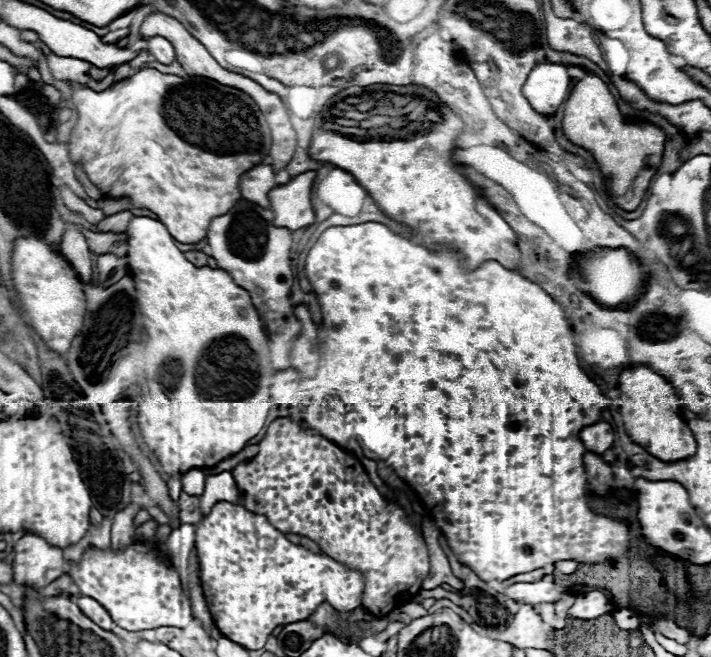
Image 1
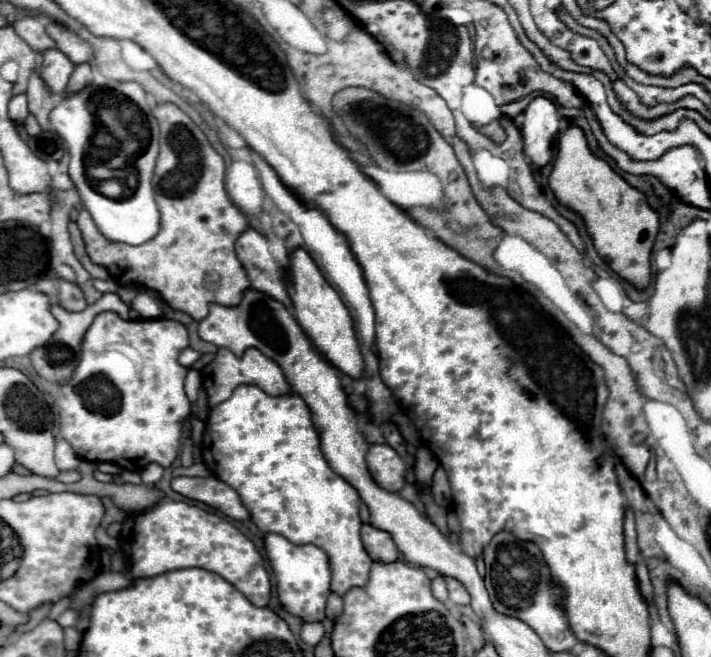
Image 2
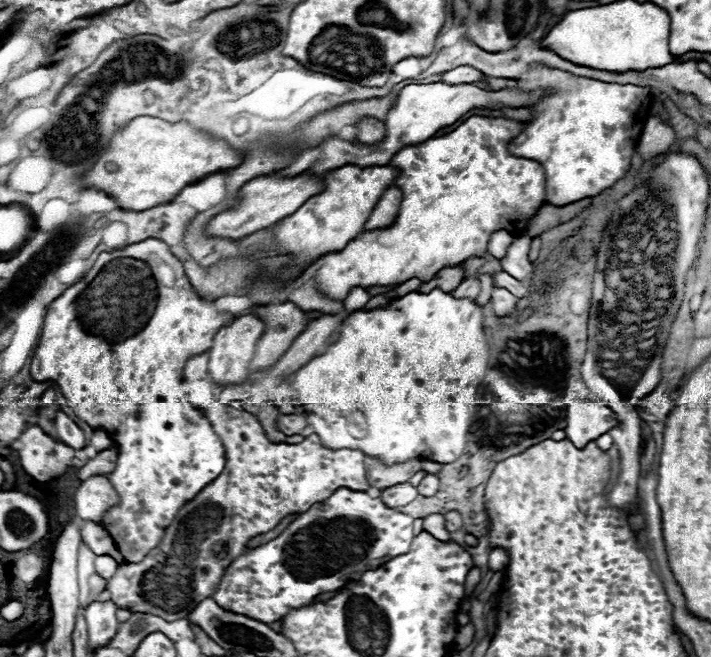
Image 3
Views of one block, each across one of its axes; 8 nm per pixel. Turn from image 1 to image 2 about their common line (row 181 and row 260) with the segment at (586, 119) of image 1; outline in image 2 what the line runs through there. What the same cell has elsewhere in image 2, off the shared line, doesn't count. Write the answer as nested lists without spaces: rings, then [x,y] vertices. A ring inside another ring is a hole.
[[[570,126],[558,138],[558,154],[550,174],[550,188],[562,206],[582,216],[600,258],[634,288],[648,288],[650,254],[658,234],[658,214],[648,206],[646,196],[640,190],[628,186],[604,160],[596,158],[588,150],[586,136],[578,126]]]

